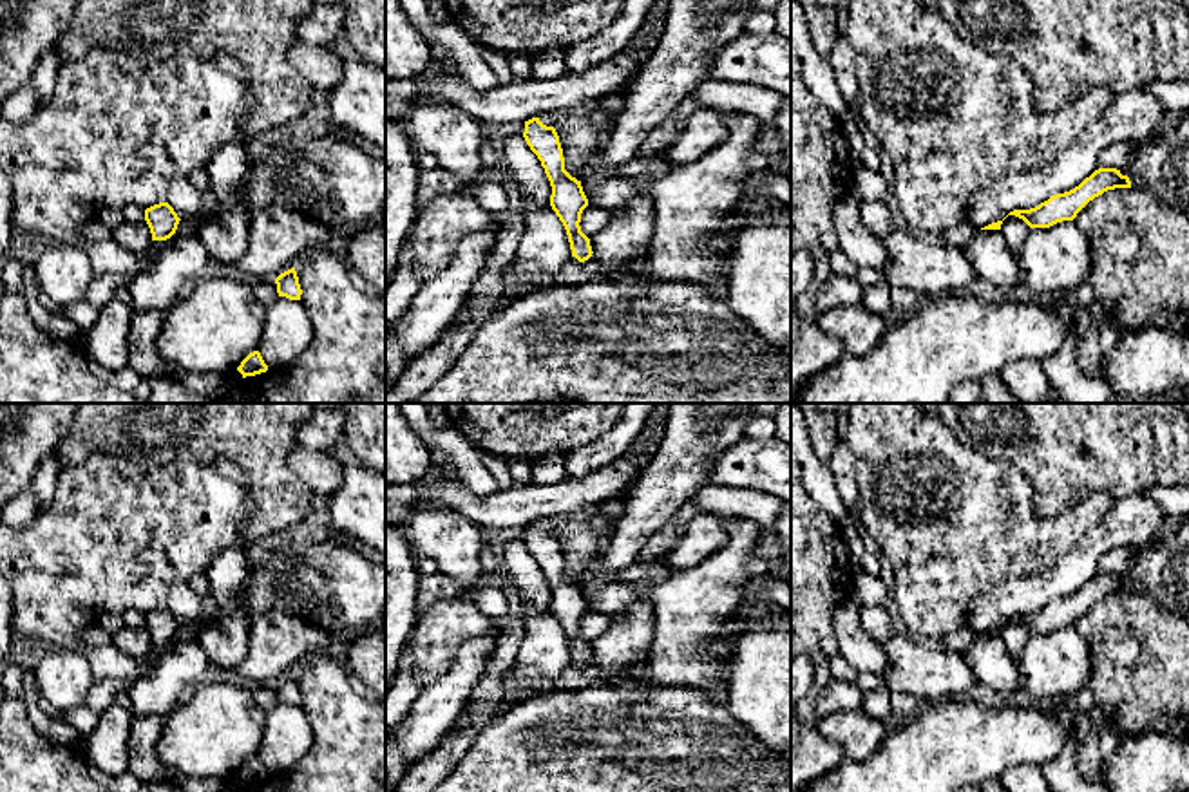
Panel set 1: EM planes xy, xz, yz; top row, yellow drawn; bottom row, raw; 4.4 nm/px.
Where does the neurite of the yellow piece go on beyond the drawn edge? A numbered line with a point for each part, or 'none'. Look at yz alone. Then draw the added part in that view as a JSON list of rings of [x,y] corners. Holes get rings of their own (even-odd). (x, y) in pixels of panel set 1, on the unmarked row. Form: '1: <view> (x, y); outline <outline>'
none

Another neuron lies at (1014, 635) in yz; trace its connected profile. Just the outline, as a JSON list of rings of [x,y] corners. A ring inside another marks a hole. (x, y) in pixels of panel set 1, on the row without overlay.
[[[1008,620],[1003,626],[1001,638],[1003,638],[1004,647],[1013,662],[1019,662],[1030,635],[1032,633],[1023,624],[1019,624],[1015,620]]]

